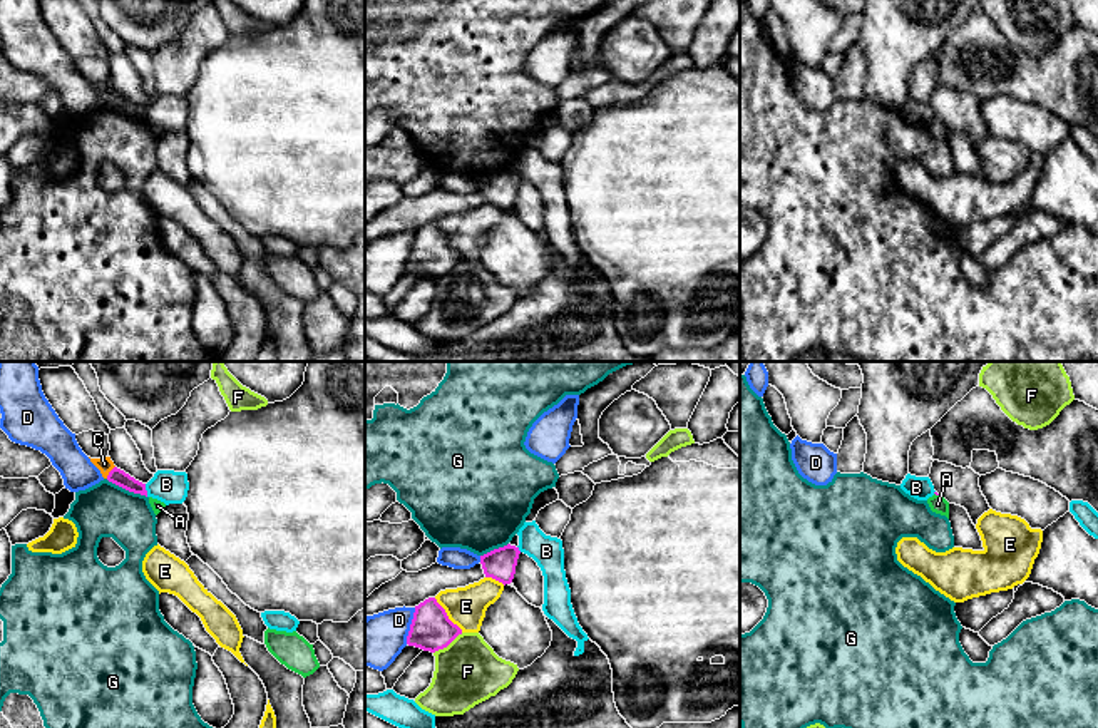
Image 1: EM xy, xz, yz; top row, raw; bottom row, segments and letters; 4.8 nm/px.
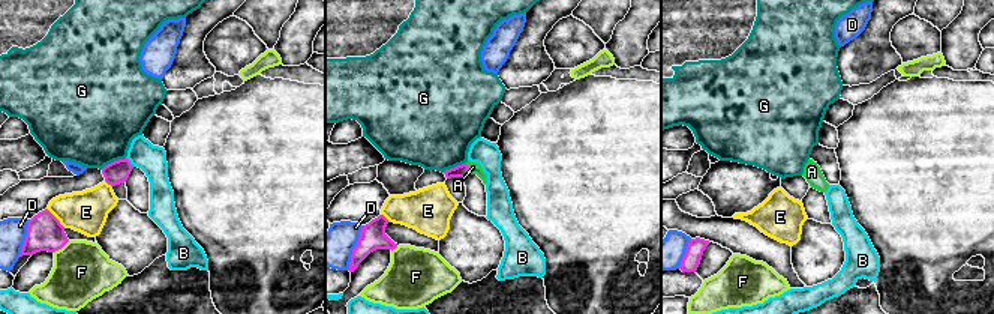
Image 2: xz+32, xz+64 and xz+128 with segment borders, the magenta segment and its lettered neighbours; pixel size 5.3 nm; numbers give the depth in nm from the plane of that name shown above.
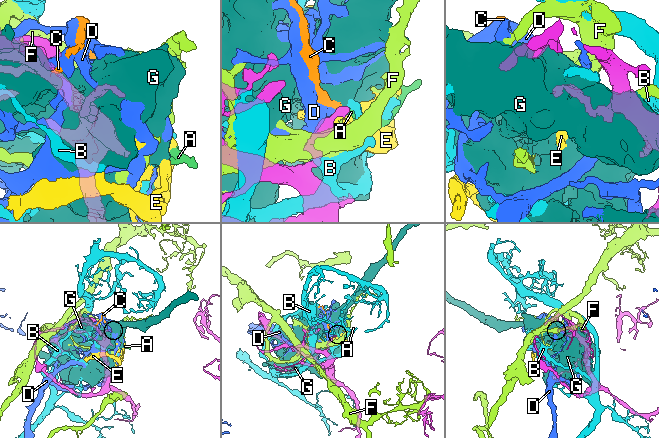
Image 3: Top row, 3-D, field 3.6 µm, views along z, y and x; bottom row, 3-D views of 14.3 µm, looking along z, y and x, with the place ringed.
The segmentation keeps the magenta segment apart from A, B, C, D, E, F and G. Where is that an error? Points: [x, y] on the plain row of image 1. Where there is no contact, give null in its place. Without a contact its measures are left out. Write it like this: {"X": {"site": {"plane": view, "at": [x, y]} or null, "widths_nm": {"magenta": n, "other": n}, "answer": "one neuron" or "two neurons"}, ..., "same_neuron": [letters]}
{"A": {"site": {"plane": "yz", "at": [936, 119]}, "widths_nm": {"magenta": 20, "other": 90}, "answer": "one neuron"}, "B": {"site": {"plane": "xy", "at": [146, 116]}, "widths_nm": {"magenta": 80, "other": 160}, "answer": "two neurons"}, "C": {"site": {"plane": "xy", "at": [109, 97]}, "widths_nm": {"magenta": 80, "other": 70}, "answer": "two neurons"}, "D": {"site": {"plane": "xz", "at": [410, 251]}, "widths_nm": {"magenta": 200, "other": 240}, "answer": "two neurons"}, "E": {"site": {"plane": "xz", "at": [446, 240]}, "widths_nm": {"magenta": 200, "other": 190}, "answer": "two neurons"}, "F": {"site": {"plane": "xz", "at": [447, 270]}, "widths_nm": {"magenta": 200, "other": 320}, "answer": "two neurons"}, "G": {"site": {"plane": "xy", "at": [126, 114]}, "widths_nm": {"magenta": 80, "other": 260}, "answer": "two neurons"}, "same_neuron": ["A"]}

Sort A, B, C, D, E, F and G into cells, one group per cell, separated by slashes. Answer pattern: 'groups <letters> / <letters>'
groups A / B / C E / D / F / G

